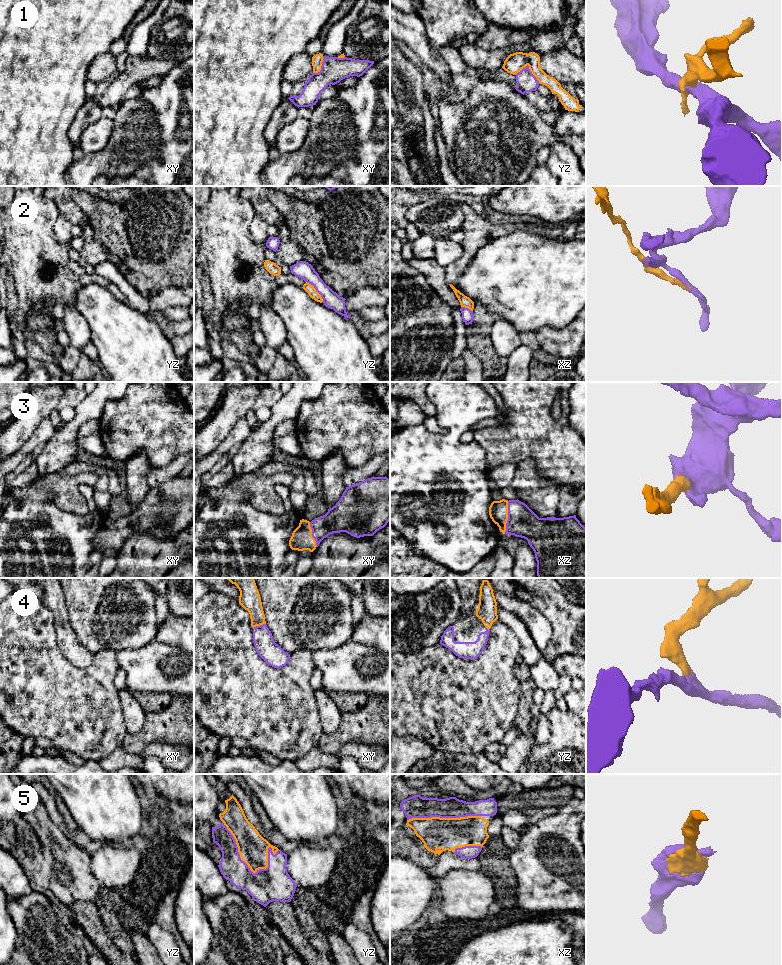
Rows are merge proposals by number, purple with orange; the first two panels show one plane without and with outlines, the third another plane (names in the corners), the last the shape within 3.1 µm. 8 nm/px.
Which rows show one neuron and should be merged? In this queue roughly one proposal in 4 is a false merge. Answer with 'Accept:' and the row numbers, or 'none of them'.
Accept: 3, 4, 5

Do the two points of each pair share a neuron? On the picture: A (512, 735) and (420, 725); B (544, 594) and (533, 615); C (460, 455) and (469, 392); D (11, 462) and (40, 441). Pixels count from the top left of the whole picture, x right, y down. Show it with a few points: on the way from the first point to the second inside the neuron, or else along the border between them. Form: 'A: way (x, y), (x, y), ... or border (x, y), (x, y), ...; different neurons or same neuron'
A: border (512, 726), (499, 743); different neurons
B: border (515, 598), (536, 607), (551, 626); different neurons
C: way (456, 439), (458, 408); same neuron
D: way (18, 456), (33, 444); same neuron

